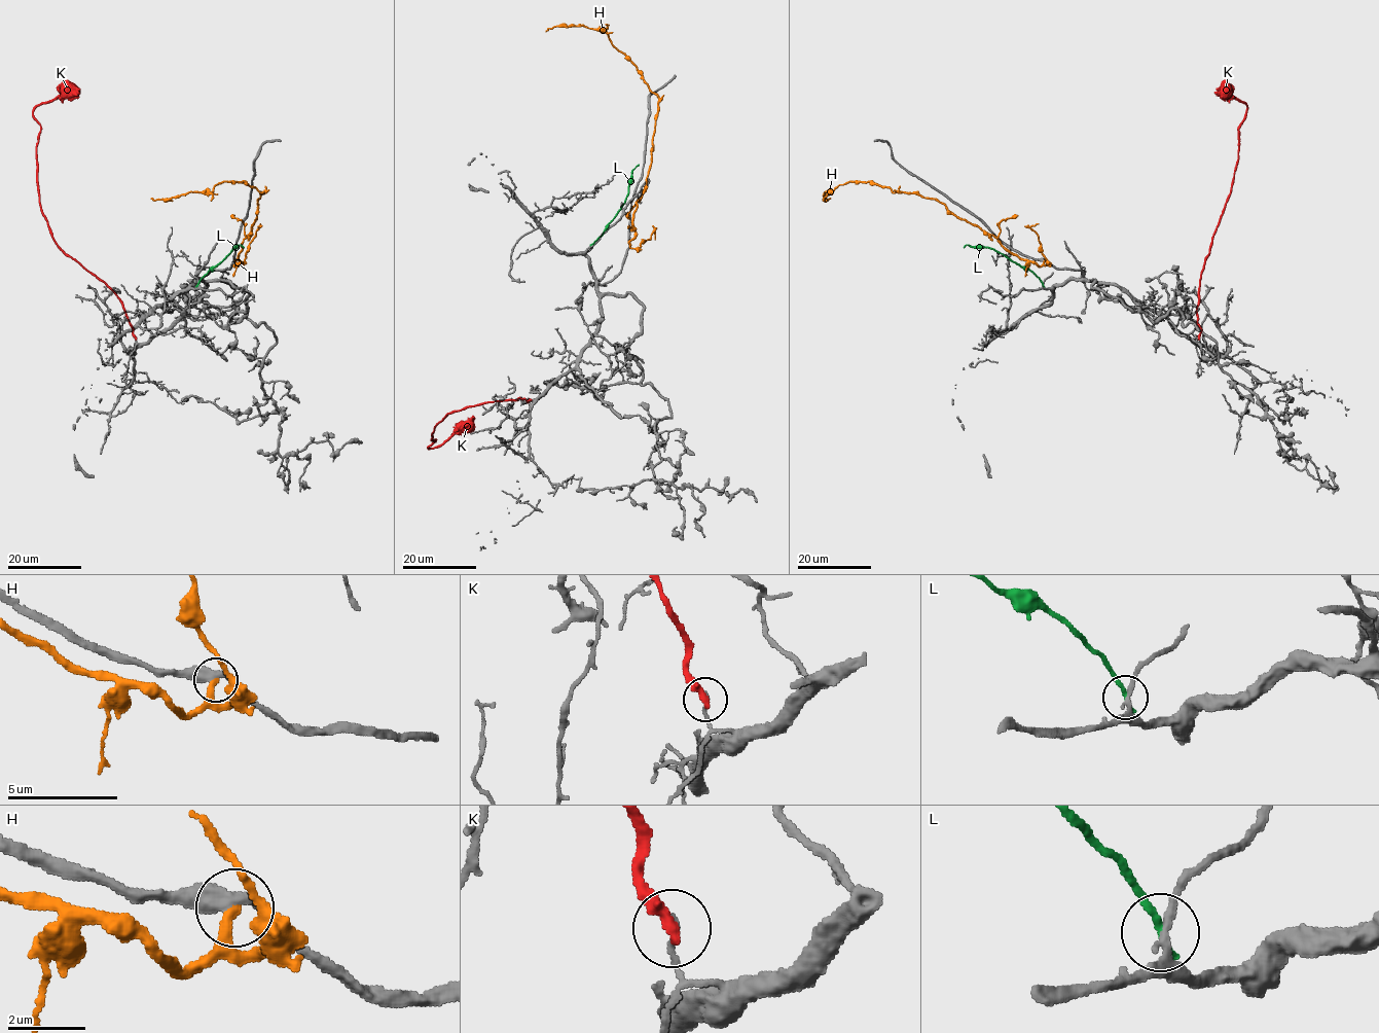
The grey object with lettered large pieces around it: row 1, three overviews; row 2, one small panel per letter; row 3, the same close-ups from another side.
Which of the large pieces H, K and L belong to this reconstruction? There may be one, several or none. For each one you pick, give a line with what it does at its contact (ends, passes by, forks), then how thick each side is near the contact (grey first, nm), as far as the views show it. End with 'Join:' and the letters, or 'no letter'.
Join: no letter

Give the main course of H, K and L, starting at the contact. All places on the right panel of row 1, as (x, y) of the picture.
H: (1045, 260), (1038, 265), (1012, 255), (993, 236), (934, 199), (867, 181), (839, 185), (825, 193), (830, 198)
K: (1198, 339), (1200, 327), (1197, 315), (1201, 272), (1231, 190), (1238, 158), (1239, 126), (1247, 106), (1216, 88)
L: (1043, 284), (1032, 272), (993, 249), (968, 245), (964, 247)

